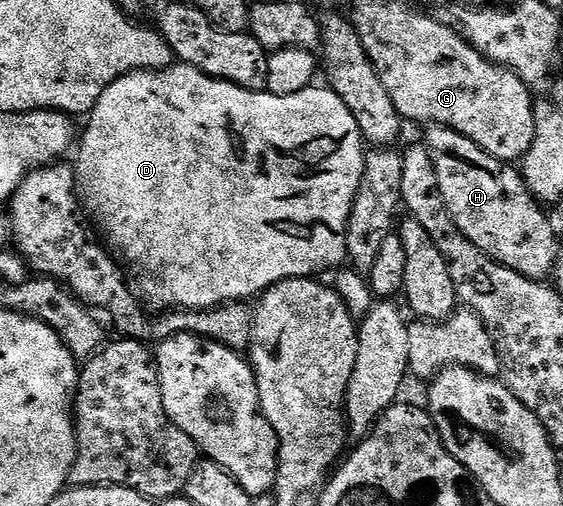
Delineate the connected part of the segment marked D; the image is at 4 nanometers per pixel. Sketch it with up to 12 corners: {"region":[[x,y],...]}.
{"region":[[124,72],[74,161],[159,310],[347,260],[334,90]]}

